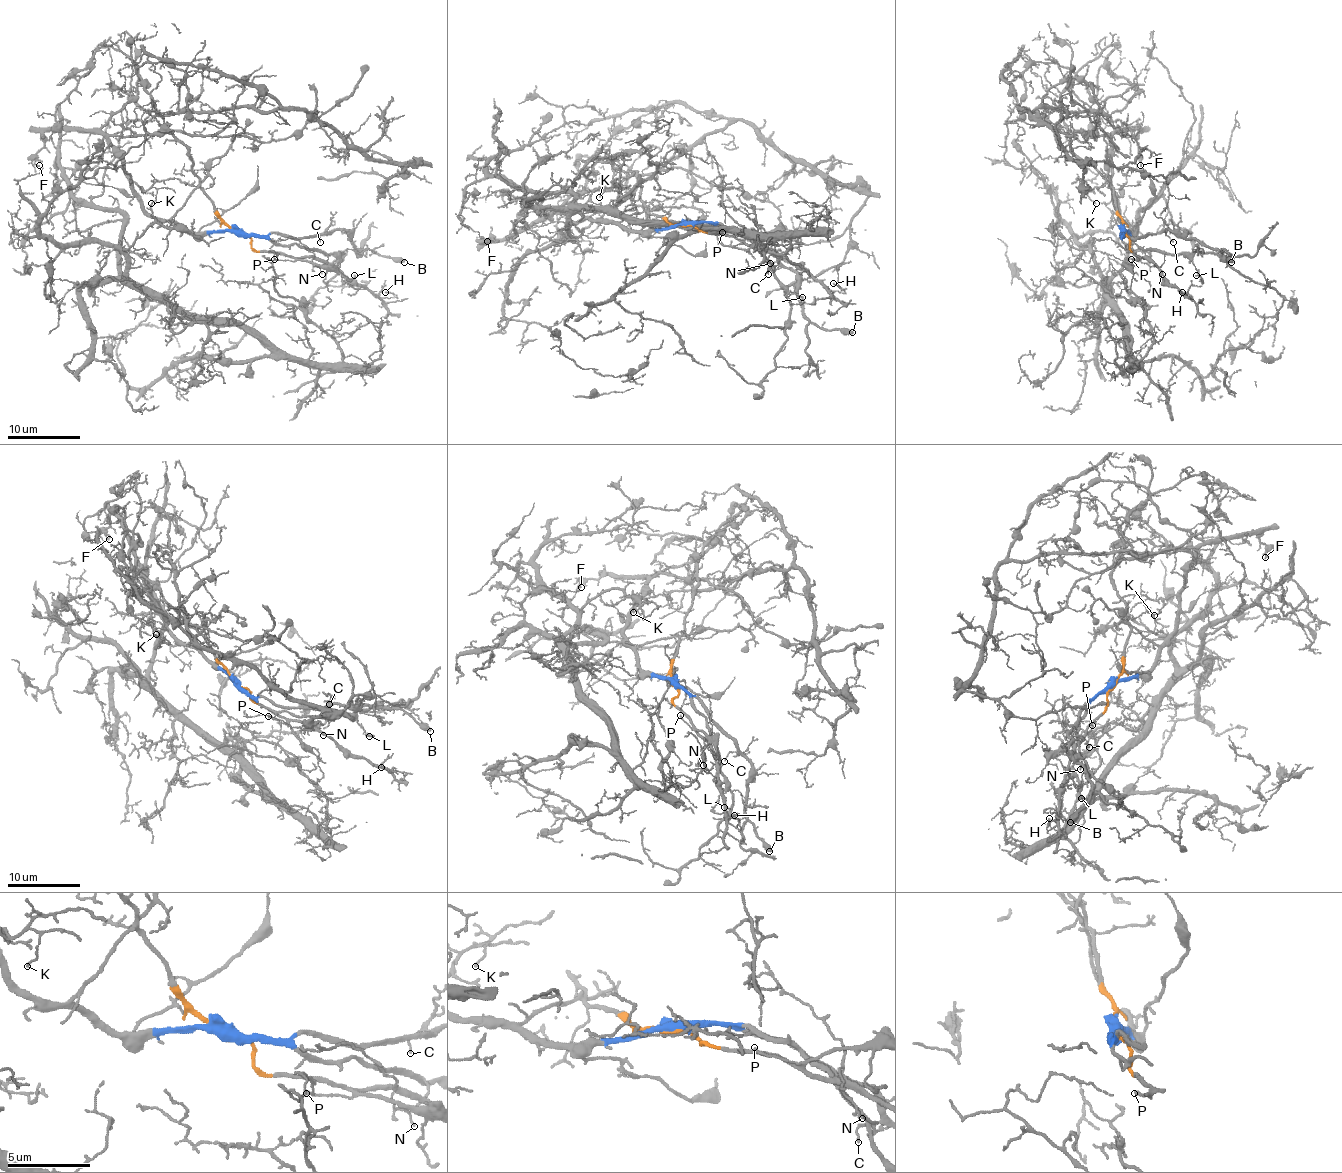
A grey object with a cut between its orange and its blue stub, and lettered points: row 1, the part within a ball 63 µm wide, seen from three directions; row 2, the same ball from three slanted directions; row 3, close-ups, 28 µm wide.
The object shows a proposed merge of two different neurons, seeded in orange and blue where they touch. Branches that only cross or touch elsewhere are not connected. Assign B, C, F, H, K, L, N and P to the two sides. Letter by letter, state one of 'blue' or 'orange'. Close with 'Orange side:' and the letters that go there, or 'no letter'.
B: blue
C: blue
F: blue
H: orange
K: blue
L: blue
N: orange
P: orange
Orange side: H, N, P

